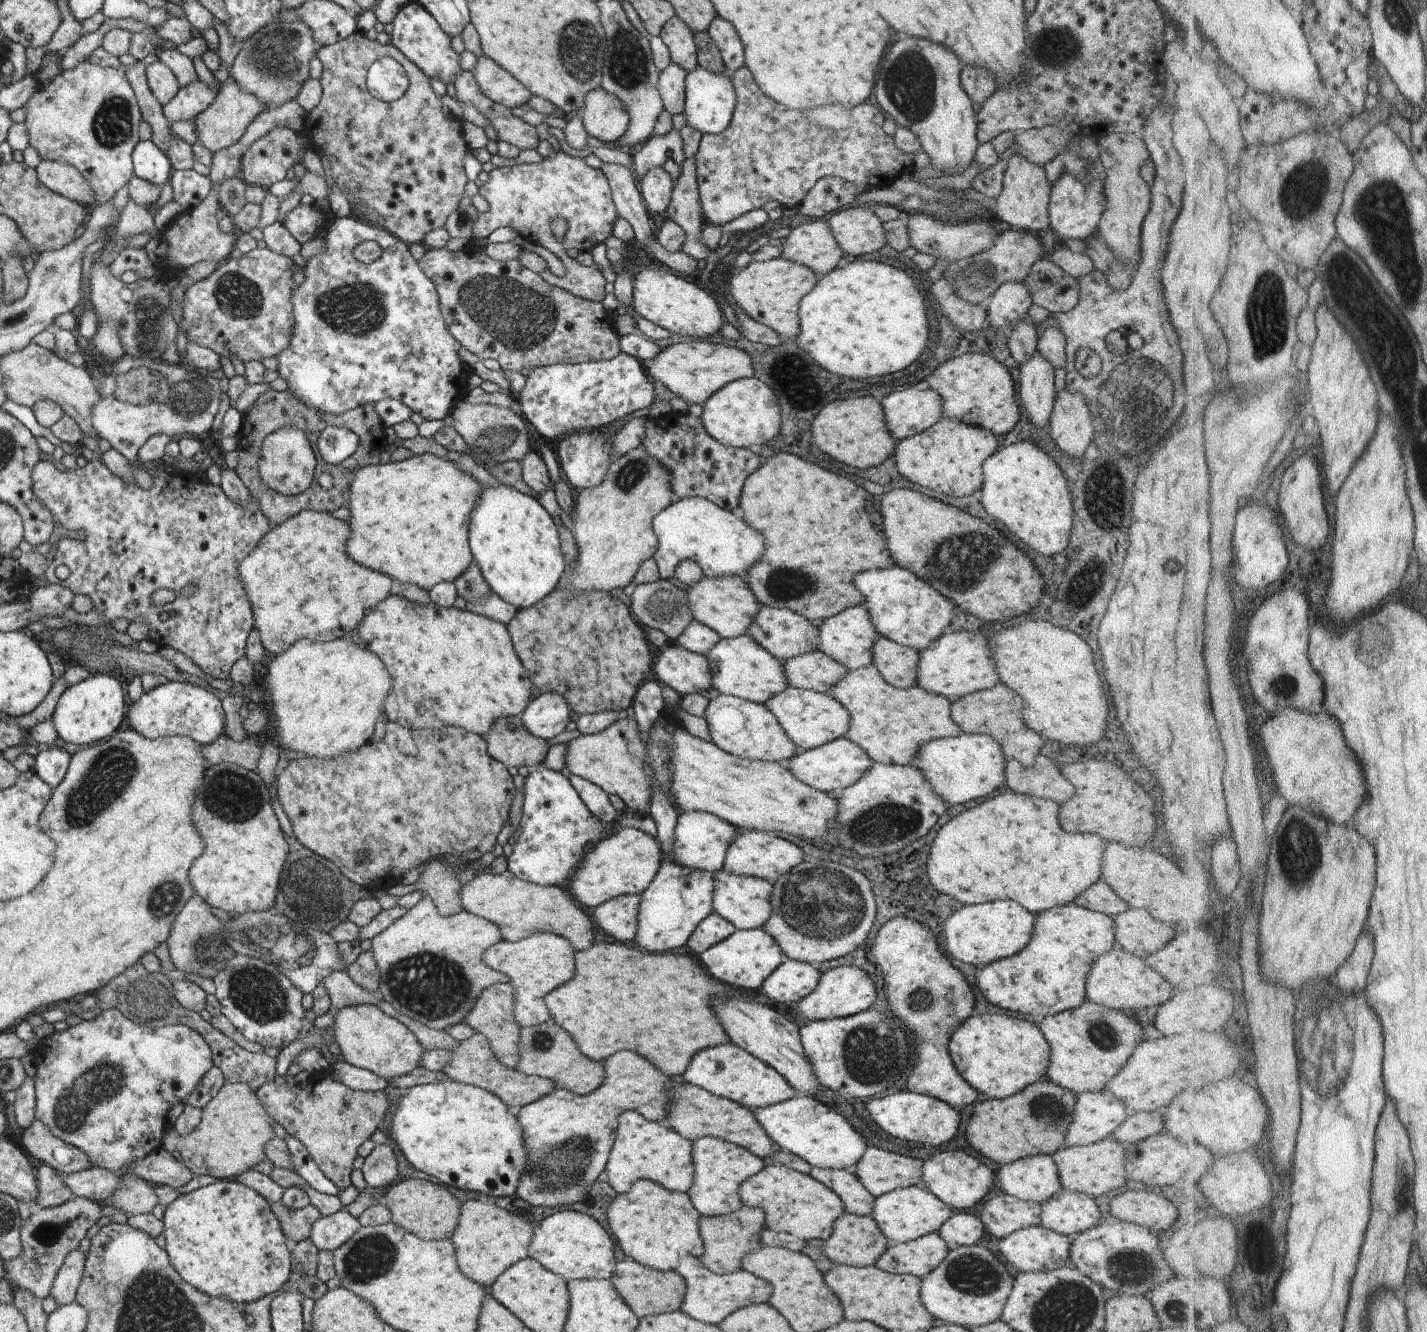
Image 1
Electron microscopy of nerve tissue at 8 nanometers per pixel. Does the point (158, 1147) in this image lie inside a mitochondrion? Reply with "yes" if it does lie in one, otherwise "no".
no

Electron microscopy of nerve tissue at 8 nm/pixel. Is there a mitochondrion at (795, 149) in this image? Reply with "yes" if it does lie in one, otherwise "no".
yes

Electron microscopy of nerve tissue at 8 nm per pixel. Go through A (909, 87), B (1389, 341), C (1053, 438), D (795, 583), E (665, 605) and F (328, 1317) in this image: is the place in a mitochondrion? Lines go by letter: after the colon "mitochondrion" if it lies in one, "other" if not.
A: mitochondrion
B: mitochondrion
C: other
D: mitochondrion
E: mitochondrion
F: other

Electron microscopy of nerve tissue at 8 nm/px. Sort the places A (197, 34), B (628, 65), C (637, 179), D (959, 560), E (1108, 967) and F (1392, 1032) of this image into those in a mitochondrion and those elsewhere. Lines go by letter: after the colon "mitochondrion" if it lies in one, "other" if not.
A: other
B: mitochondrion
C: other
D: mitochondrion
E: other
F: other

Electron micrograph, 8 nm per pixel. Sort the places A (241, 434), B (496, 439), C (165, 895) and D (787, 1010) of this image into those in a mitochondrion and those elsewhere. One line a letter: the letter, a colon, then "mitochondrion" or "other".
A: other
B: mitochondrion
C: mitochondrion
D: other

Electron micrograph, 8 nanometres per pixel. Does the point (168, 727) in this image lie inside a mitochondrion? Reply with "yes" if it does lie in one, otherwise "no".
no

